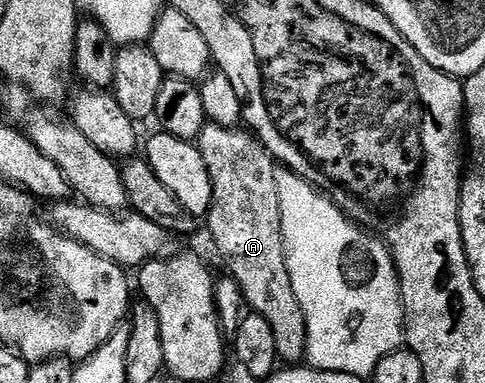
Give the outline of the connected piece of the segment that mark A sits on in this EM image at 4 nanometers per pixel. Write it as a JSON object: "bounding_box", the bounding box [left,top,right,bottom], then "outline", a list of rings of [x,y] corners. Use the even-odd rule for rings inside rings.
{"bounding_box":[198,124,308,363],"outline":[[[207,124],[198,138],[198,148],[212,180],[212,205],[206,214],[208,233],[212,236],[221,259],[228,264],[227,272],[238,283],[245,306],[251,312],[262,315],[266,323],[270,323],[270,331],[274,331],[277,358],[284,363],[303,362],[308,351],[308,328],[306,315],[302,315],[302,307],[298,303],[298,295],[294,295],[290,271],[286,267],[286,251],[282,239],[282,207],[278,203],[276,182],[277,162],[251,132],[240,127],[227,129],[221,125]]]}

